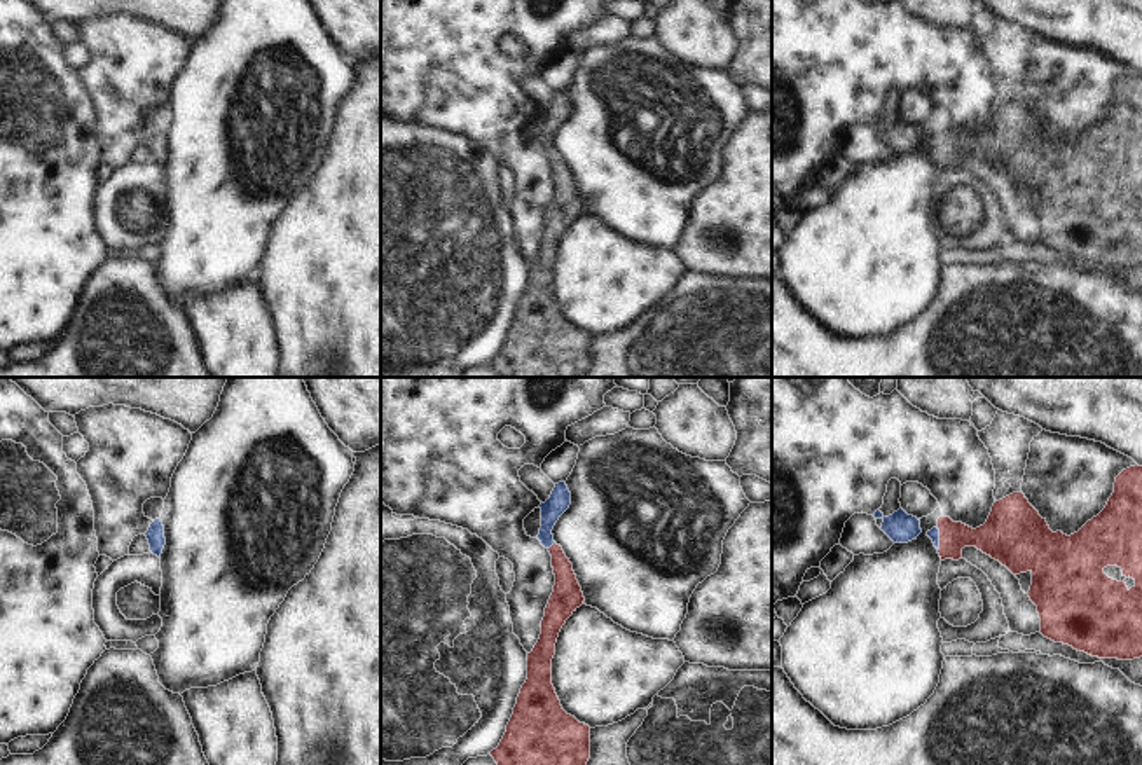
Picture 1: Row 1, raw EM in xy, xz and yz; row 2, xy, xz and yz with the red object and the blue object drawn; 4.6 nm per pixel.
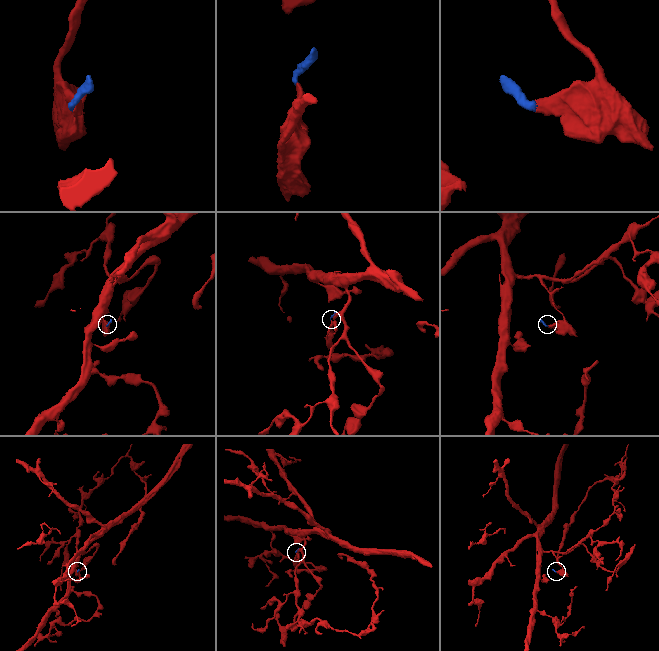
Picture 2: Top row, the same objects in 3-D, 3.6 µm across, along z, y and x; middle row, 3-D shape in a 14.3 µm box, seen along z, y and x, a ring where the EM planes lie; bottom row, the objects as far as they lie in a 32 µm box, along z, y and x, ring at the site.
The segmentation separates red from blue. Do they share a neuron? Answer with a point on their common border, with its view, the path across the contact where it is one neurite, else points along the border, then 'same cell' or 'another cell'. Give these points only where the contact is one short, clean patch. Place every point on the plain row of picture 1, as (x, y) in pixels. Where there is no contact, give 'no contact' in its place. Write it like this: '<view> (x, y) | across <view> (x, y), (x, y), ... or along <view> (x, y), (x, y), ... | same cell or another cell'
xz (552, 154) | across xz (566, 205), (563, 175), (552, 154), (547, 130), (557, 112) | same cell

